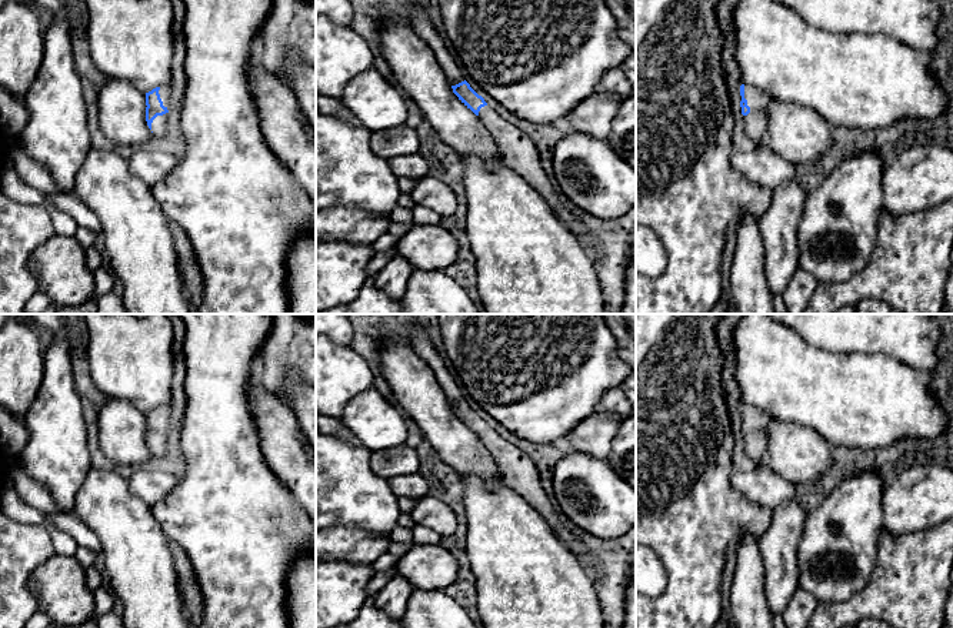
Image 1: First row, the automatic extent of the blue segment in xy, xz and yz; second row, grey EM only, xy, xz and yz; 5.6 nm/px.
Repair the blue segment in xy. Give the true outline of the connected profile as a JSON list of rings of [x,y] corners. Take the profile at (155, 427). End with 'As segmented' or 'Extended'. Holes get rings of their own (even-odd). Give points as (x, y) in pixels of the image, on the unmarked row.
[[[164,404],[146,412],[146,441],[154,457],[163,457],[170,430],[170,405]]]. Extended

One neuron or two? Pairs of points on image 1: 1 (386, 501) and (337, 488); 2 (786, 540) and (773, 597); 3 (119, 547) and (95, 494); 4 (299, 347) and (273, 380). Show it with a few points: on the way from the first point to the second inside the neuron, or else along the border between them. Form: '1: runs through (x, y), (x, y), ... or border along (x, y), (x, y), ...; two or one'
1: runs through (375, 501), (367, 501), (349, 493); one
2: runs through (779, 554), (779, 583); one
3: runs through (119, 534), (119, 518), (107, 507); one
4: runs through (290, 356), (275, 371); one

